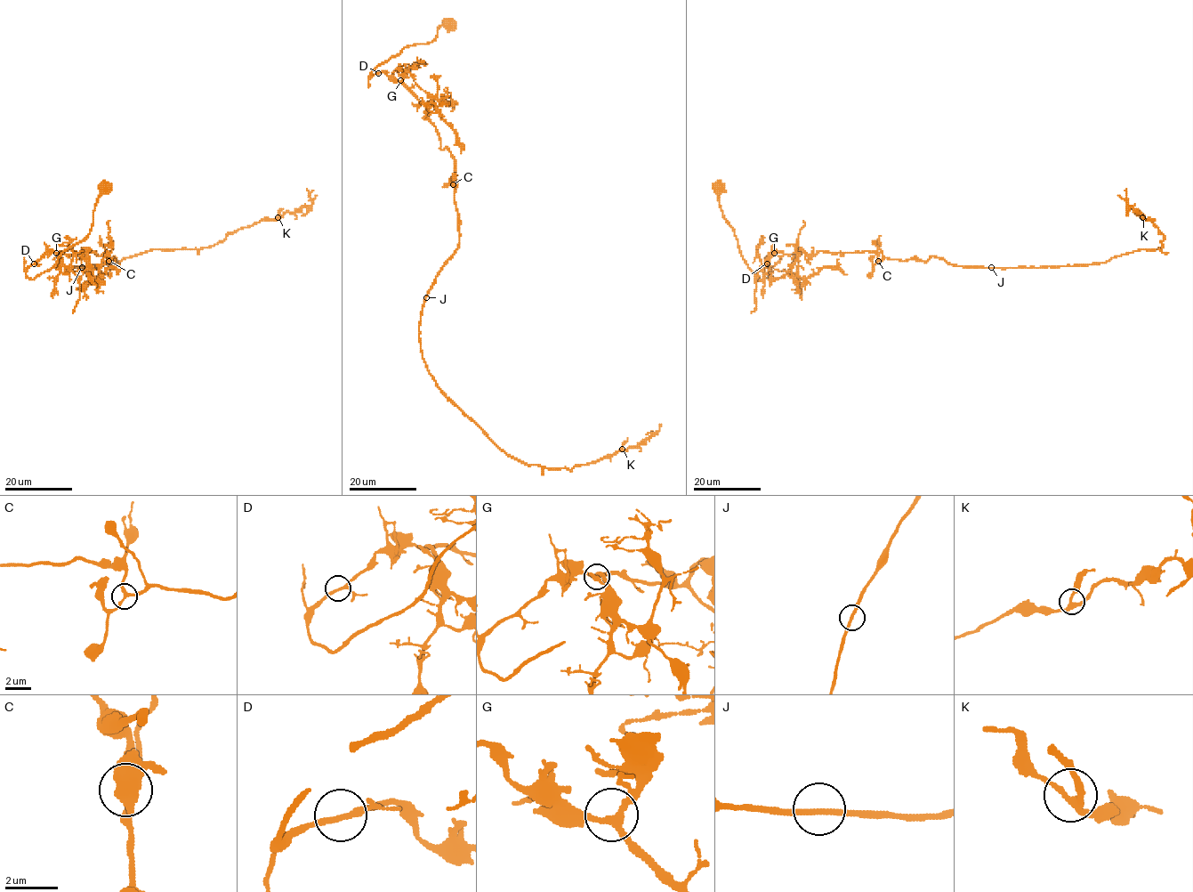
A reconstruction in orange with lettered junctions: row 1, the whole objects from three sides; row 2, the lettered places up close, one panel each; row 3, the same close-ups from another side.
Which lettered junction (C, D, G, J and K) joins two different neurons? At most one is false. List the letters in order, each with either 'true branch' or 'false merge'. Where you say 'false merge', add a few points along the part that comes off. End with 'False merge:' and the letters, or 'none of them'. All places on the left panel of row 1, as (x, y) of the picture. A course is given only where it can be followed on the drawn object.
C: true branch
D: true branch
G: true branch
J: true branch
K: true branch
False merge: none of them

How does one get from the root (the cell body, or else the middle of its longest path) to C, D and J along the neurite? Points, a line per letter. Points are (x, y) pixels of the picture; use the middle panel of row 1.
C: (446, 262), (457, 247), (460, 237), (453, 184)
D: (446, 262), (460, 237), (452, 181), (455, 158), (440, 148), (439, 135), (423, 104), (399, 81), (378, 73)
J: (446, 262), (426, 297)

